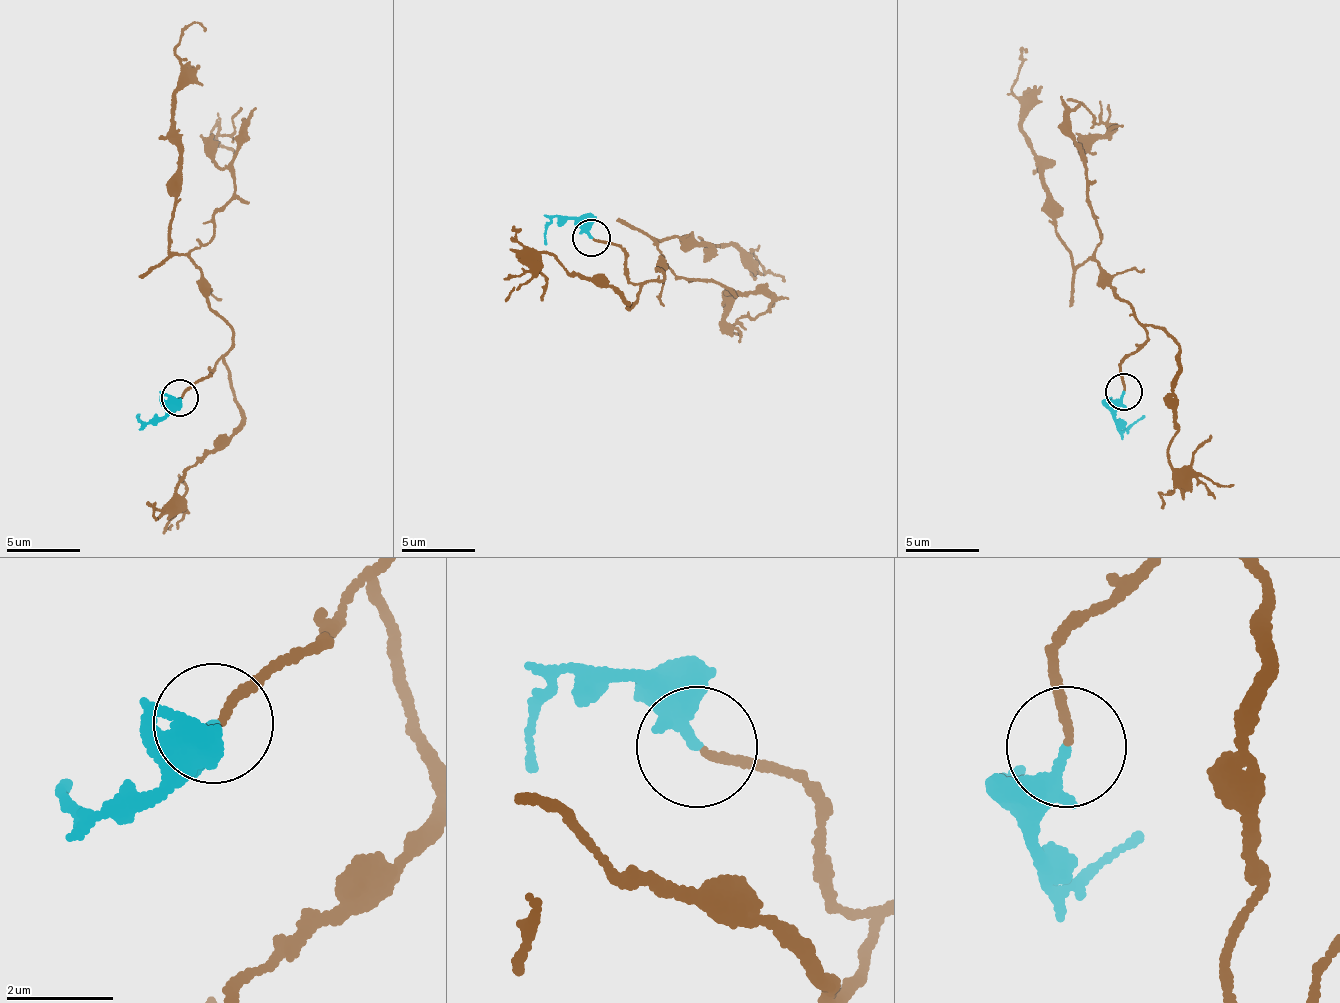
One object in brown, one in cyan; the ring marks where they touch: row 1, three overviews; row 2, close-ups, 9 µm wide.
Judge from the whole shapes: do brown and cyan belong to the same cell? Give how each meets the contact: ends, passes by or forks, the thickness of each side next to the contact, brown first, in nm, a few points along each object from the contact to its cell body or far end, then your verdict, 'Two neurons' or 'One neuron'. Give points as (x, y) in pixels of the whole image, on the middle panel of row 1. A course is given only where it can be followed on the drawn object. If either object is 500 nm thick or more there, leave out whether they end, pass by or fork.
At the ring brown ends. At the ring cyan ends. Thickness 150 nm (brown) against 300 nm. Course of brown: (592, 236), (625, 255), (629, 283), (664, 276), (655, 243), (678, 236), (715, 252), (736, 243), (782, 281). Course of cyan: (592, 236), (574, 221), (554, 218), (544, 244). One neuron

